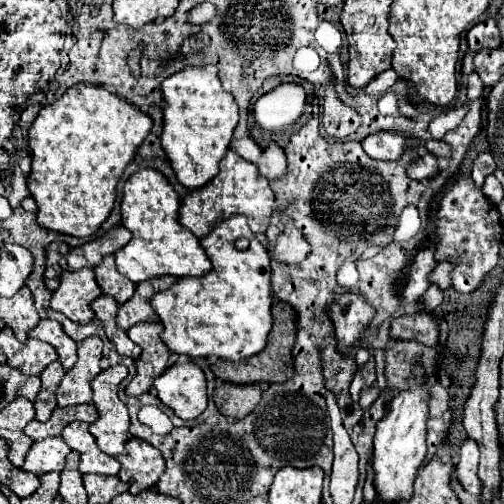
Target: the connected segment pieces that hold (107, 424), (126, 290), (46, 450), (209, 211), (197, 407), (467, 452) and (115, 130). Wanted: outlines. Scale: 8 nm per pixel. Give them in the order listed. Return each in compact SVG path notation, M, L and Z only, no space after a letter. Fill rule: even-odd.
M114 365L92 381L92 401L98 409L98 419L90 425L90 433L106 455L120 455L126 451L130 415L126 405L118 399L118 385L126 375L128 369L124 365Z
M106 255L104 261L94 269L96 281L104 295L114 297L118 303L128 301L134 295L134 283L130 279L124 279L116 267L114 267L114 255Z
M60 435L52 437L52 439L44 439L44 441L32 445L22 469L28 473L34 473L38 477L44 473L50 473L50 471L62 471L64 463L66 463L66 455L70 451L72 449L68 447L68 443L64 443L64 439Z
M228 151L220 161L220 173L202 189L196 189L182 199L180 223L188 227L198 239L202 239L214 229L216 223L222 223L232 215L244 215L254 233L264 233L272 217L274 201L276 197L270 189L270 181L256 171L256 165L246 161L238 153Z
M192 361L172 365L154 381L154 387L160 401L180 419L196 419L208 405L206 375Z
M466 439L464 445L460 447L460 455L458 455L458 463L456 463L456 477L460 479L464 489L474 495L480 495L480 491L482 491L480 477L476 471L478 463L480 463L480 447L476 447L474 439Z
M78 83L70 87L60 99L40 109L36 121L28 131L28 143L32 153L32 171L28 175L28 189L38 205L38 223L46 229L68 233L74 237L90 237L108 219L116 185L124 175L126 165L134 159L138 147L144 143L152 129L150 115L142 113L136 105L106 91L98 85Z

